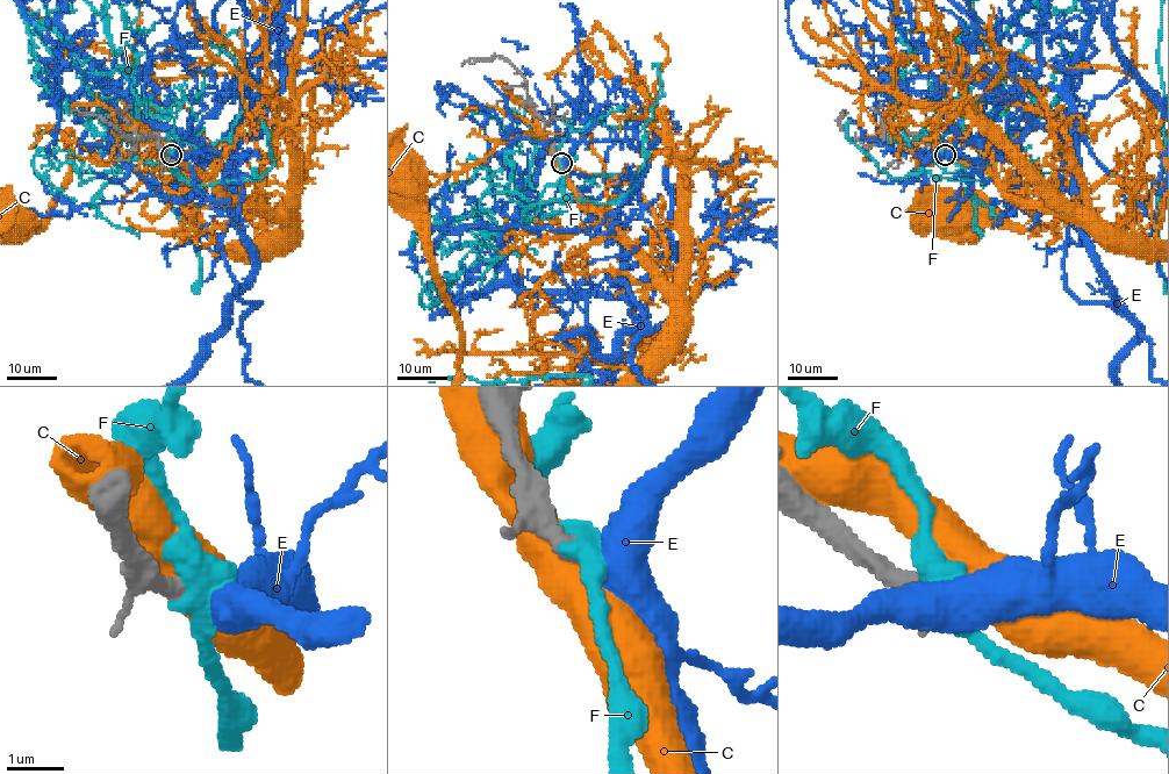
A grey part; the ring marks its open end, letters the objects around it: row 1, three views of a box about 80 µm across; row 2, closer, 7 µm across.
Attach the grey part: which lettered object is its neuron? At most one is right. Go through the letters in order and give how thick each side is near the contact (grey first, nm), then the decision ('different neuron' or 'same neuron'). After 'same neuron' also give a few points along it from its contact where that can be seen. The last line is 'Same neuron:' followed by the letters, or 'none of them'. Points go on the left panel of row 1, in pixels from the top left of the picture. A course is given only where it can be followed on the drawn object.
C: 340 nm thick on the grey side, 600 nm on the other; different neuron
E: 320 nm thick on the grey side, 500 nm on the other; same neuron; it runs (171, 155), (212, 157), (232, 129), (222, 256), (236, 294), (253, 302), (243, 315), (245, 377)
F: 360 nm thick on the grey side, 500 nm on the other; different neuron
Same neuron: E

